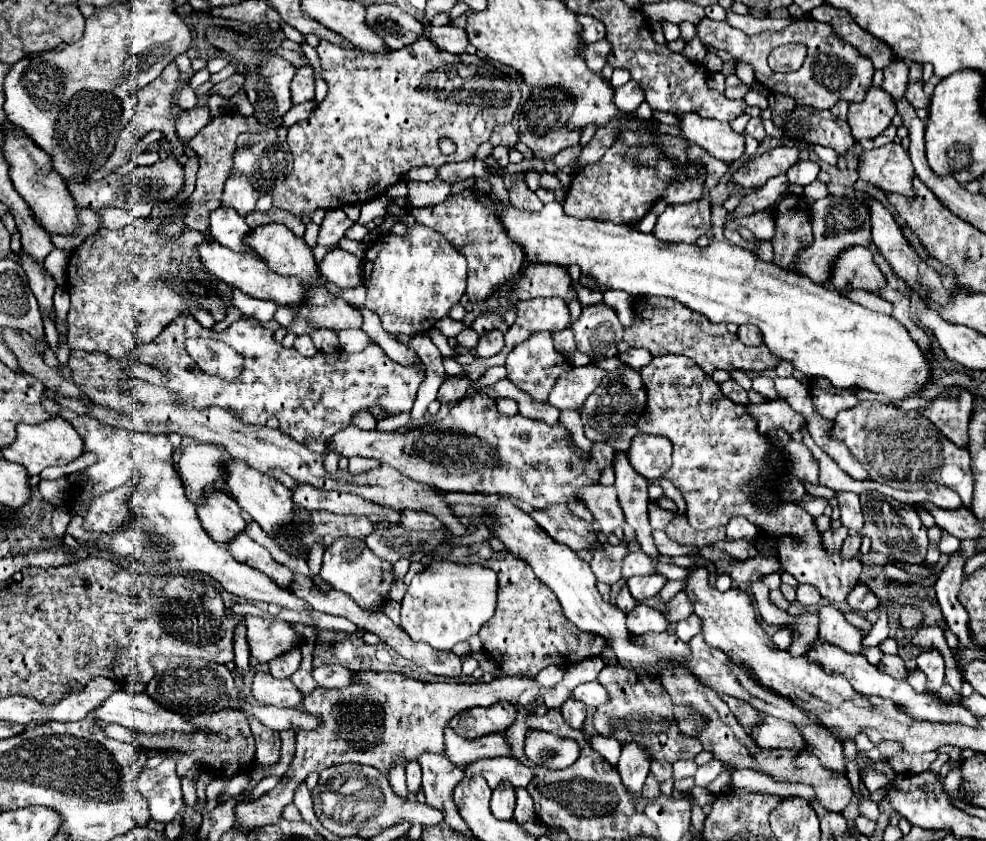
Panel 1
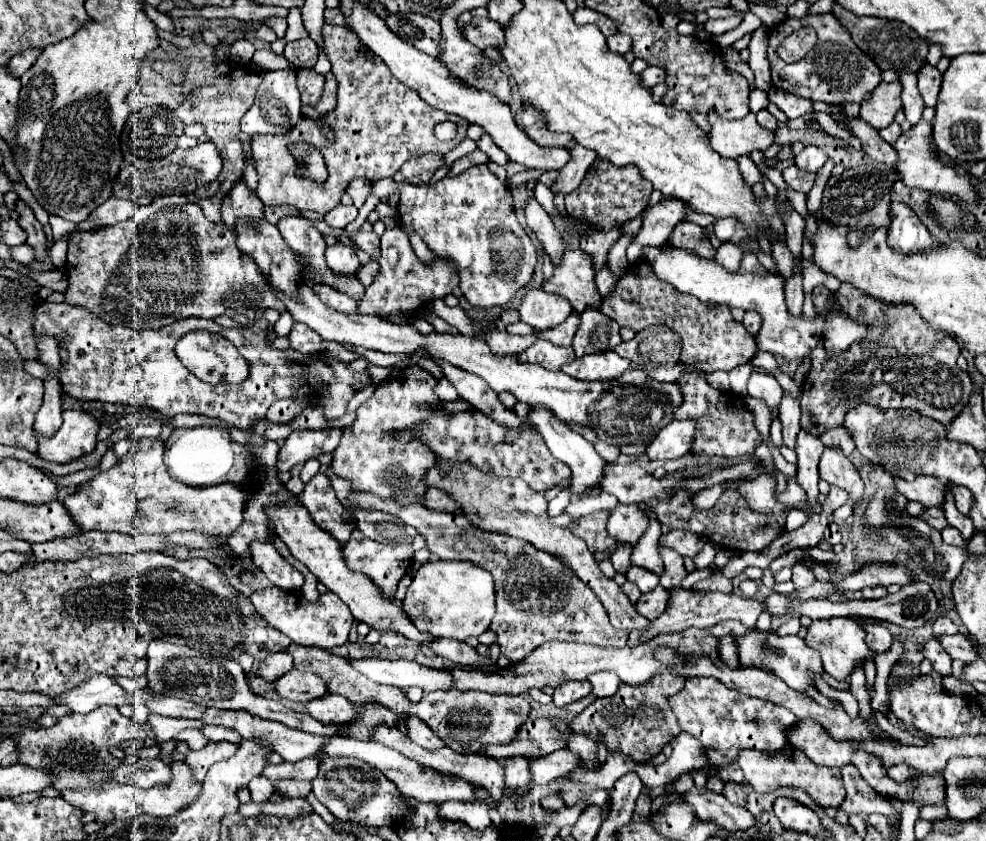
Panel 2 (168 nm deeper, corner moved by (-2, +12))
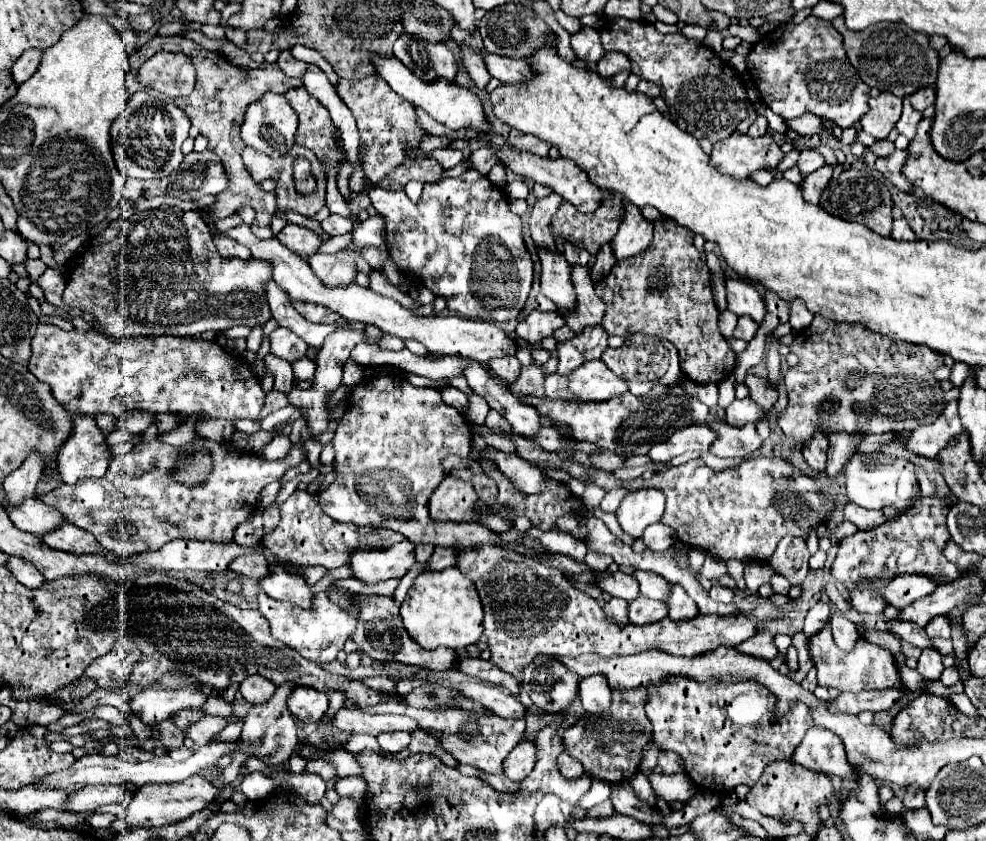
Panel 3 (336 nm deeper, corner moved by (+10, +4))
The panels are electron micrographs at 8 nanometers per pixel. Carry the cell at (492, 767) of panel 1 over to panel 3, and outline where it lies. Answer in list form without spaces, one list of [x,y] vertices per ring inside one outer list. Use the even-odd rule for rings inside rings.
[[[562,754],[562,756],[560,756],[558,768],[560,768],[560,772],[562,772],[566,778],[578,778],[578,776],[582,776],[582,774],[586,772],[584,766],[582,766],[576,758],[572,758],[572,756],[568,756],[568,754]]]

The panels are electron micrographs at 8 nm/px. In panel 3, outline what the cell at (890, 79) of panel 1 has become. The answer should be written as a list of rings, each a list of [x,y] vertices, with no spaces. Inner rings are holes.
[[[904,98],[904,110],[902,110],[902,116],[900,116],[898,124],[896,124],[898,134],[904,134],[908,140],[912,140],[914,134],[916,134],[916,126],[918,126],[920,120],[922,120],[922,114],[916,112],[916,110],[908,104],[908,98]]]

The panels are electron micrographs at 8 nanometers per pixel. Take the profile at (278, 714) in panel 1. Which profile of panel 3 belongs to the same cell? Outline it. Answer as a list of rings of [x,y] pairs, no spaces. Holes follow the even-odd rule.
[[[340,708],[336,712],[336,718],[332,724],[336,724],[336,728],[346,734],[370,734],[370,736],[378,736],[382,732],[396,732],[396,730],[404,730],[410,734],[416,730],[422,730],[420,724],[408,716],[368,714],[368,712],[346,710],[346,708]]]

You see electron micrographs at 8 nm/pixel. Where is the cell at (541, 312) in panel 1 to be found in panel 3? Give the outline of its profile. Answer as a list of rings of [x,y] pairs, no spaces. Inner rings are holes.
[[[534,310],[530,316],[526,316],[518,326],[516,326],[516,334],[520,340],[524,340],[526,344],[538,344],[544,338],[552,336],[554,330],[558,330],[560,326],[564,326],[564,318],[556,312],[538,312]]]

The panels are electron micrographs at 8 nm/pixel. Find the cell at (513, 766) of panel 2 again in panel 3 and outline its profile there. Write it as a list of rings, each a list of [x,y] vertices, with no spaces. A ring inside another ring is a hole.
[[[522,740],[504,760],[504,774],[510,780],[524,780],[536,764],[536,744]]]

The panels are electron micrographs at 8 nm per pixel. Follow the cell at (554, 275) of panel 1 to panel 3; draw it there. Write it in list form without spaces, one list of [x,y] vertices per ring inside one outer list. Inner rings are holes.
[[[572,266],[572,284],[576,288],[578,308],[576,308],[576,316],[568,316],[566,324],[578,334],[586,326],[602,324],[602,318],[606,314],[606,304],[596,296],[588,268]]]

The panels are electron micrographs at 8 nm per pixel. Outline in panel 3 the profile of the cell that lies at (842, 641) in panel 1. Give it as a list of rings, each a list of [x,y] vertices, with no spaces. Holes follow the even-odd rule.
[[[822,628],[816,636],[810,638],[810,654],[814,660],[814,666],[818,670],[818,686],[846,690],[846,692],[862,692],[862,690],[882,690],[882,688],[902,688],[898,666],[894,656],[872,644],[865,639],[856,643],[860,646],[860,652],[844,652],[834,644],[830,628]]]

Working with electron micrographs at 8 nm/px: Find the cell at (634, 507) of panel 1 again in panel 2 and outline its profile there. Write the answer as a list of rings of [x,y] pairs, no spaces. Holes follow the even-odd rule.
[[[658,548],[662,560],[664,560],[664,574],[660,576],[660,584],[668,590],[670,586],[680,586],[680,582],[684,580],[684,576],[688,574],[684,570],[684,564],[682,564],[682,556],[672,550],[672,548]]]

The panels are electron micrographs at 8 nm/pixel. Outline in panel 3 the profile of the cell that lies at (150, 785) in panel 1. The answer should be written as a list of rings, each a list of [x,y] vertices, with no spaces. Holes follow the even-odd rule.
[[[116,784],[84,786],[82,790],[68,796],[64,810],[68,810],[68,812],[90,812],[90,810],[96,810],[104,804],[114,804],[114,802],[122,802],[124,806],[128,806],[130,800],[132,800],[132,792],[128,792],[126,786],[116,786]]]

